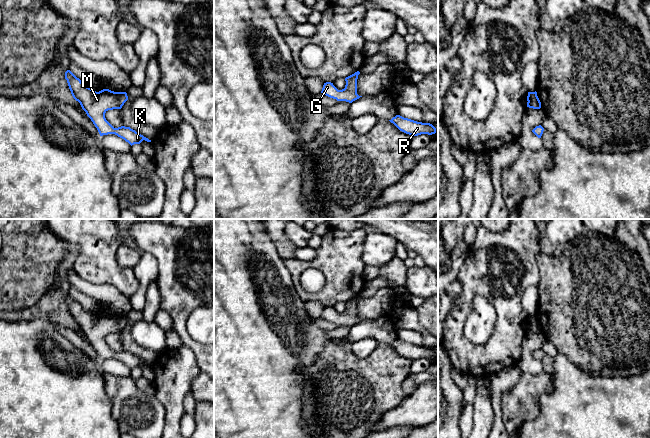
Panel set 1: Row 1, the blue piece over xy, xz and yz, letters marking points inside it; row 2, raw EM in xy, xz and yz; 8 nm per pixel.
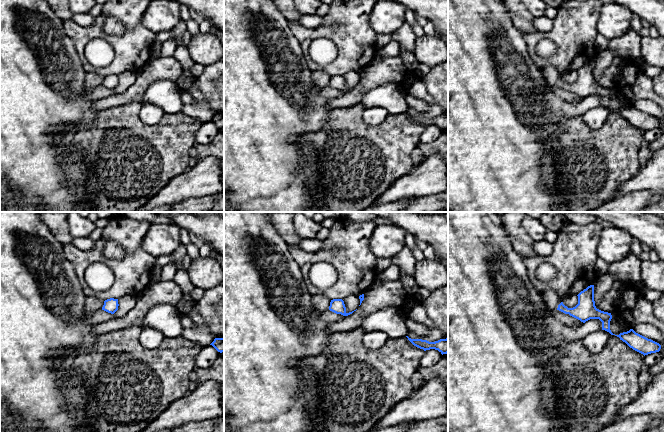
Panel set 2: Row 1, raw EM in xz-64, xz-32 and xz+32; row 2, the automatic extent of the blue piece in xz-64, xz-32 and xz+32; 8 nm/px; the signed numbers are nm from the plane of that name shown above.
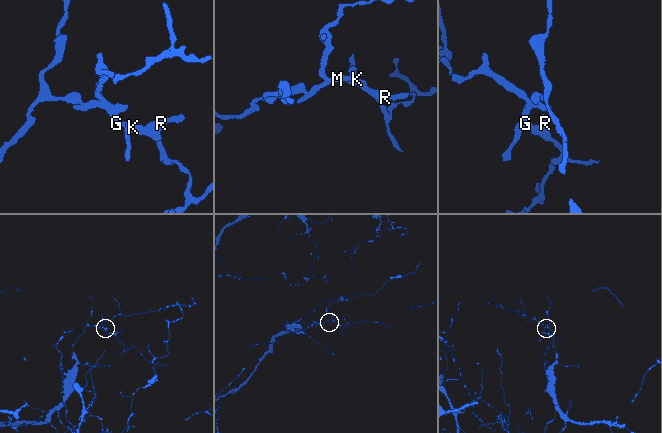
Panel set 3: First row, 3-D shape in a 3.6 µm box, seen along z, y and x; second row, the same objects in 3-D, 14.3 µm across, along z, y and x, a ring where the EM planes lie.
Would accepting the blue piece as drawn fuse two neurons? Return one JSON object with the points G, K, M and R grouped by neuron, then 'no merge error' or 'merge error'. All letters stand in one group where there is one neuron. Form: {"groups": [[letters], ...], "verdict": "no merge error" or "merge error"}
{"groups": [["G", "K", "M", "R"]], "verdict": "no merge error"}

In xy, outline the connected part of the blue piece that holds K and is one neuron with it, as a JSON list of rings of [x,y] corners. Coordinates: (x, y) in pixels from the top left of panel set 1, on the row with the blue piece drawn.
[[[70,70],[65,72],[69,89],[73,98],[78,101],[87,116],[97,128],[100,136],[115,134],[124,139],[131,146],[140,144],[143,140],[151,142],[130,127],[121,126],[114,128],[105,118],[108,110],[121,109],[128,100],[126,92],[114,92],[103,89],[99,92],[85,86]]]

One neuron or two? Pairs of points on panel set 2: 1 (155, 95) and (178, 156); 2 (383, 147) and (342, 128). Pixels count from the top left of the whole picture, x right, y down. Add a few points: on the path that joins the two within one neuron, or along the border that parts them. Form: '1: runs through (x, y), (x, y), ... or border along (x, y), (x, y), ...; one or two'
1: border along (180, 111), (165, 113); two
2: runs through (373, 147), (361, 147), (352, 138); one

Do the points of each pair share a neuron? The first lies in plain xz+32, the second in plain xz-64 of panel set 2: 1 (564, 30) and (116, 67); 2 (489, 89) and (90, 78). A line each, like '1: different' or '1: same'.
1: same
2: different

